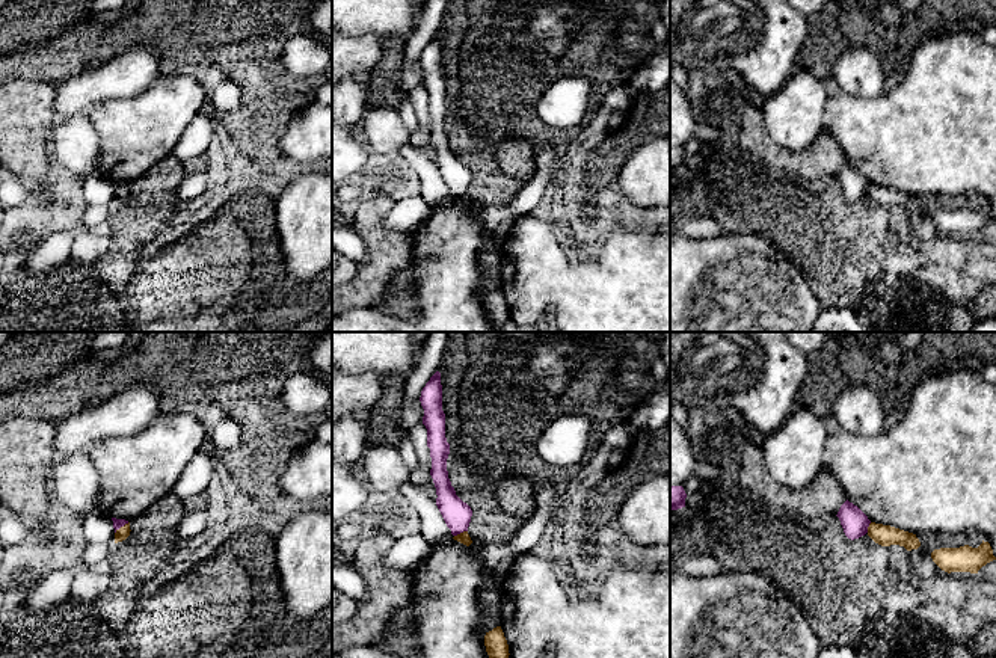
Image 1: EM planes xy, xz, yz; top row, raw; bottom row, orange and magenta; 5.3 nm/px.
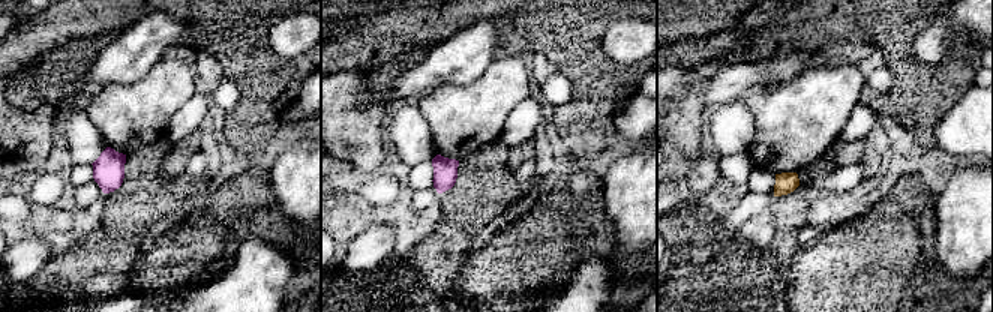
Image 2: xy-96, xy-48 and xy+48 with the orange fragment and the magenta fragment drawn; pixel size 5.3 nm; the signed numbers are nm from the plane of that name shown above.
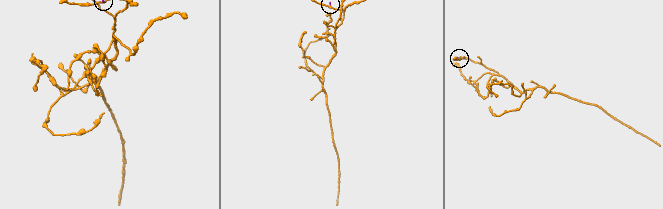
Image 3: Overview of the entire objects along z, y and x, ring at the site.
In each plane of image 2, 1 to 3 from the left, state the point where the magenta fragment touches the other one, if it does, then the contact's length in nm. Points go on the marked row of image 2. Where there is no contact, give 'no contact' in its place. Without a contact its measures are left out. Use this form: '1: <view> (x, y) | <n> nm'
1: no contact
2: no contact
3: no contact

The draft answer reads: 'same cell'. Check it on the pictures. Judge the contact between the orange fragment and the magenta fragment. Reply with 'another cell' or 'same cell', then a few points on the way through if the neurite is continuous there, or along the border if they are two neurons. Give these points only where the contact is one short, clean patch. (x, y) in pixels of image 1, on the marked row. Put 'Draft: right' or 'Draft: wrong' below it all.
same cell; way xz (464, 538), (461, 533), (456, 513)
Draft: right

